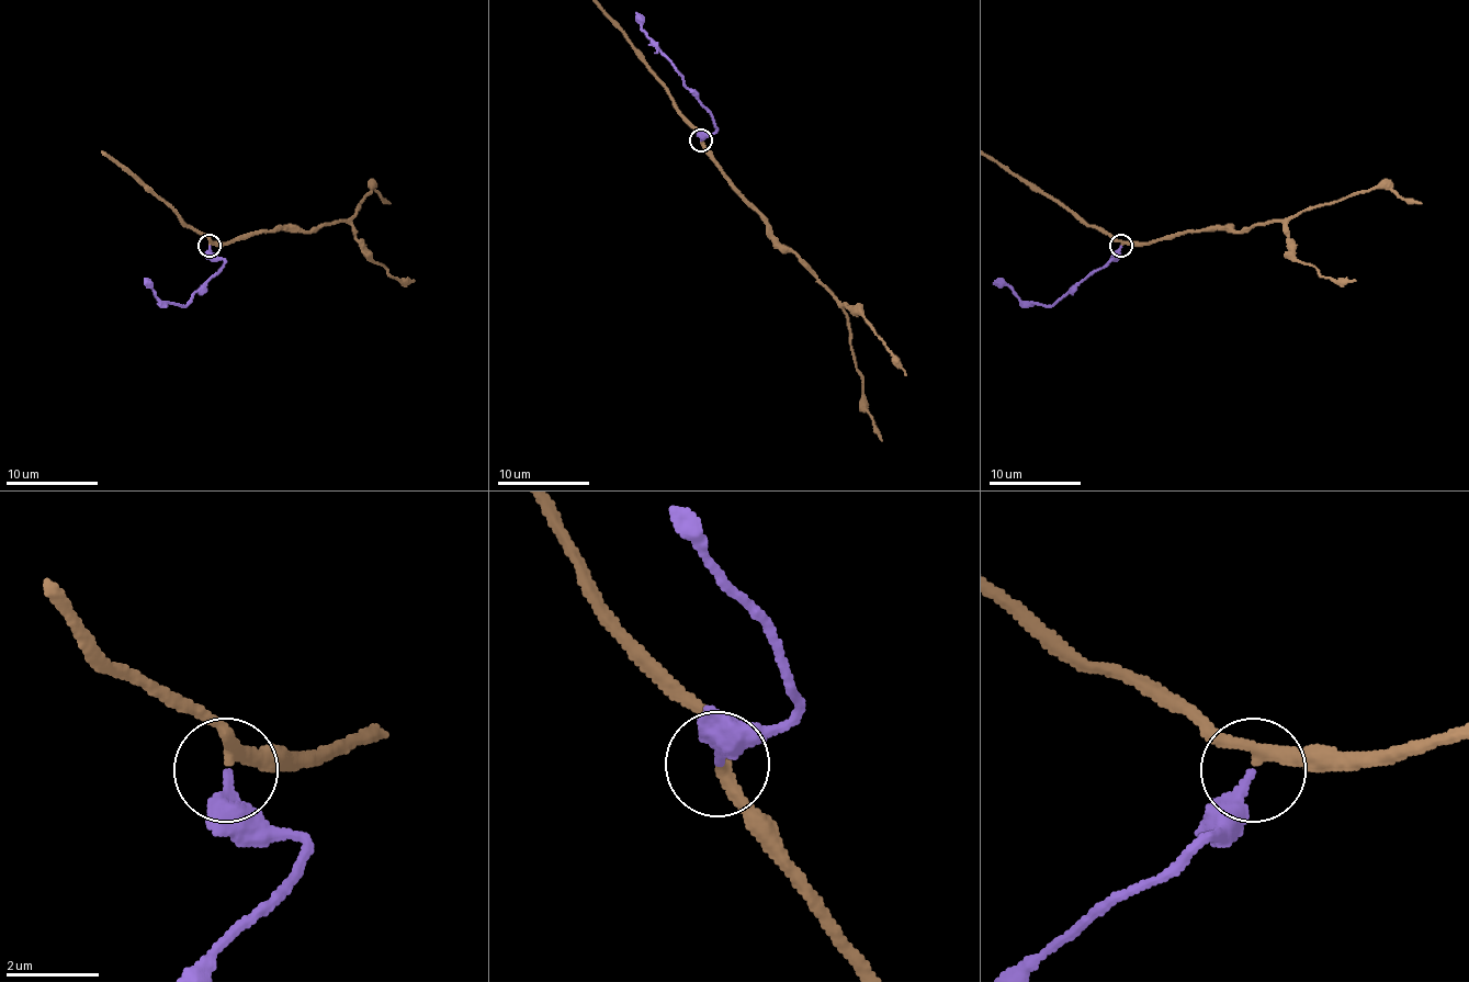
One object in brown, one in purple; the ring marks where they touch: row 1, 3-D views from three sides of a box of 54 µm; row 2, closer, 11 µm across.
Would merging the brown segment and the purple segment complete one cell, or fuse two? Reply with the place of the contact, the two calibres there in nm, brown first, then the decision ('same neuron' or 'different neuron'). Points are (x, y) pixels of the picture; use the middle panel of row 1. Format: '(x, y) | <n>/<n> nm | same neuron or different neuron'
(700, 140) | 280/240 nm | same neuron

